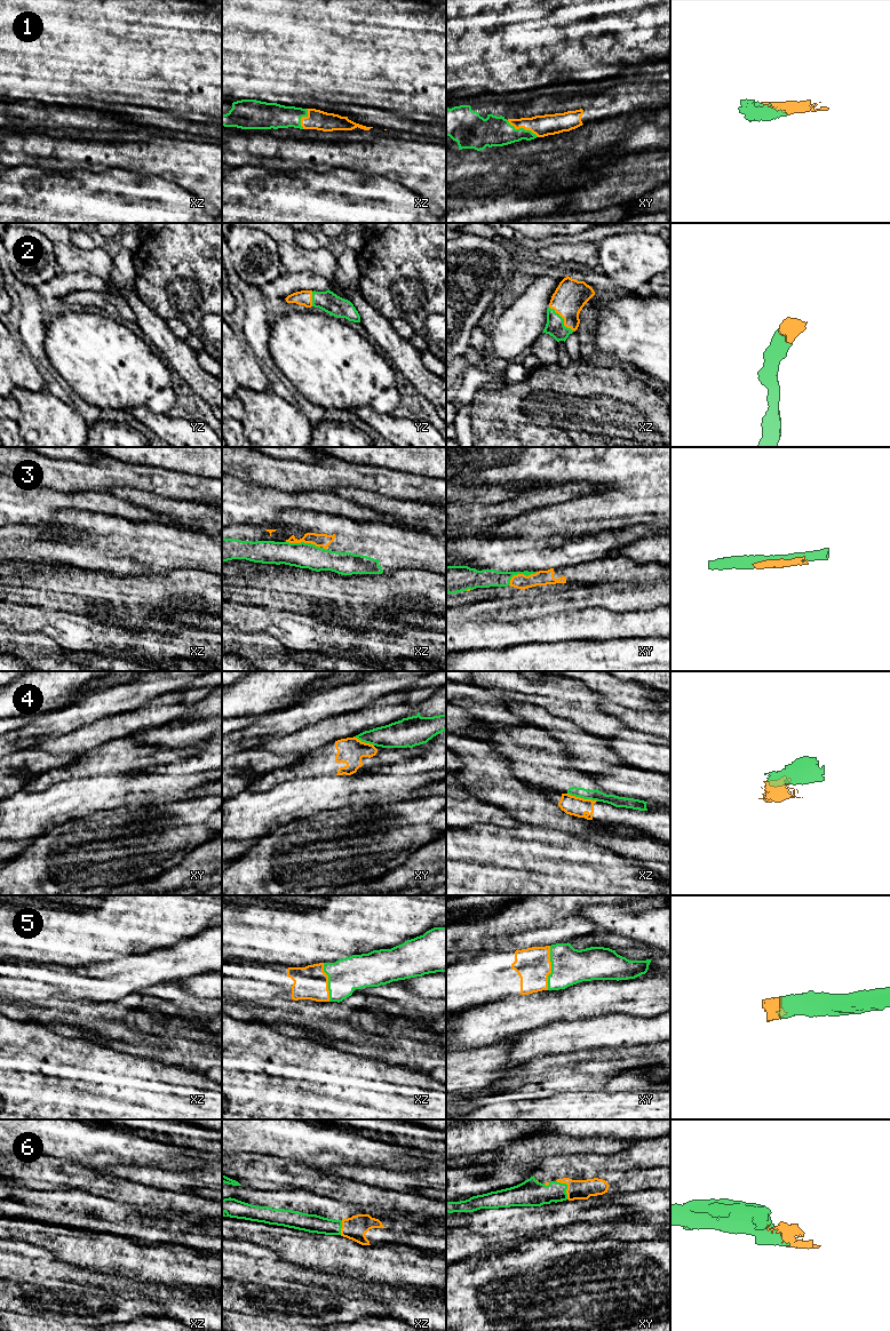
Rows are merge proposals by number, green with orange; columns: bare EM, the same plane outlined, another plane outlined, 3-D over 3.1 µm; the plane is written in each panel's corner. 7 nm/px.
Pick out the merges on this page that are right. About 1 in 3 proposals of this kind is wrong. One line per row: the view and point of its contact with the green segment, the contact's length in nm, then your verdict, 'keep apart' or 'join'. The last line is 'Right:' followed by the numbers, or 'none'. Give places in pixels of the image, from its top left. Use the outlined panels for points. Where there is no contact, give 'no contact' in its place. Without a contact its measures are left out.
1: xy (523, 128) | 260 nm | join
2: xz (563, 320) | 260 nm | join
3: xz (303, 542) | 240 nm | join
4: xz (582, 797) | 220 nm | keep apart
5: xy (551, 967) | 320 nm | join
6: xy (566, 1187) | 160 nm | join
Right: 1, 2, 3, 5, 6

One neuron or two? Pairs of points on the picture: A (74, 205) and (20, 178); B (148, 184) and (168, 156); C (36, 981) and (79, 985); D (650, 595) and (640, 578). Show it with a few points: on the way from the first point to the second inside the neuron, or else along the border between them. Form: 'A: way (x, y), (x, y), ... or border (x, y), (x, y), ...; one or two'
A: way (61, 205), (46, 205), (33, 192); one
B: border (127, 170), (134, 174), (158, 175), (177, 185); two
C: way (46, 980), (69, 983); one
D: border (658, 580), (651, 583), (616, 584); two

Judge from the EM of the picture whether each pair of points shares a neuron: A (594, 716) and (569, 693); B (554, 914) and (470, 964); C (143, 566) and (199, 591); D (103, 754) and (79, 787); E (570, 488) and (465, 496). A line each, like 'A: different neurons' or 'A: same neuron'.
A: same neuron
B: different neurons
C: different neurons
D: different neurons
E: different neurons

